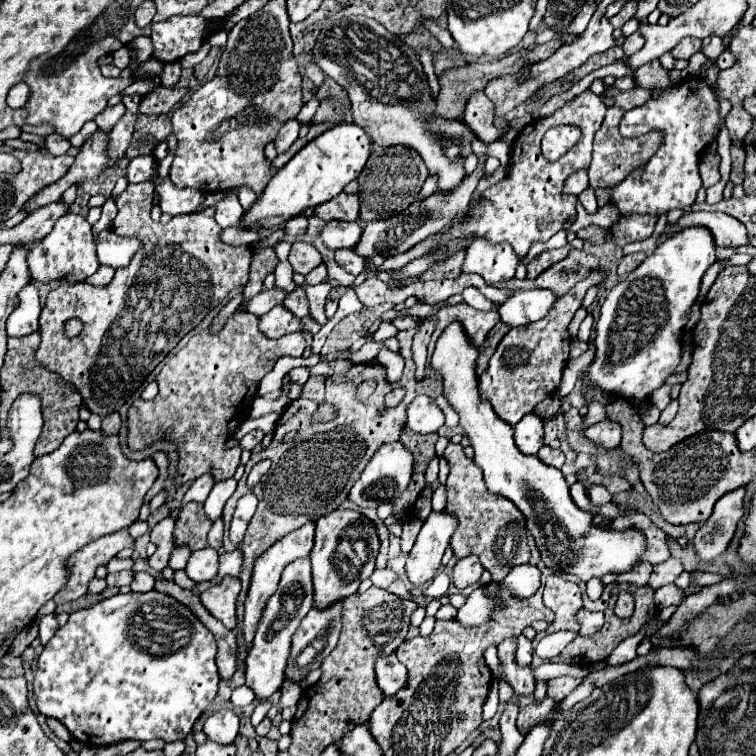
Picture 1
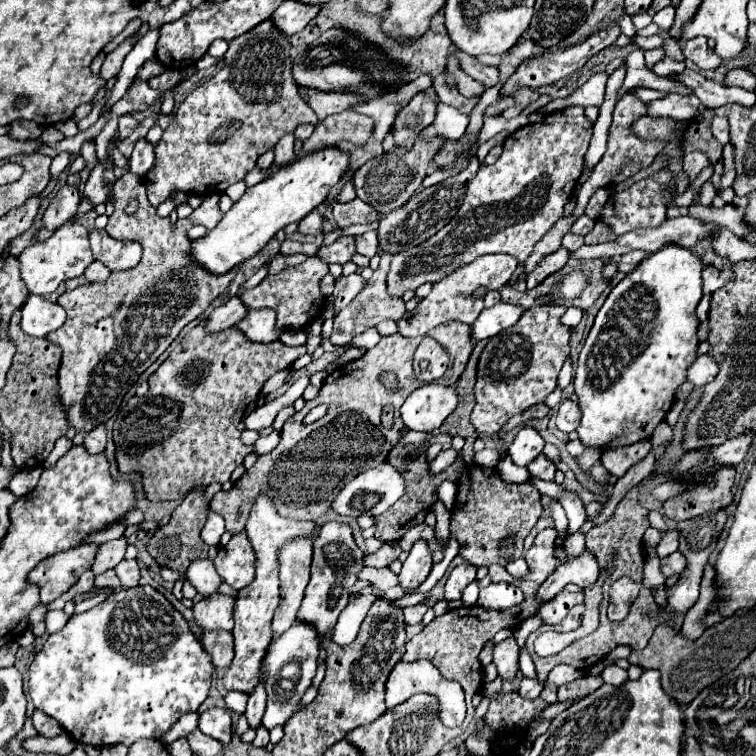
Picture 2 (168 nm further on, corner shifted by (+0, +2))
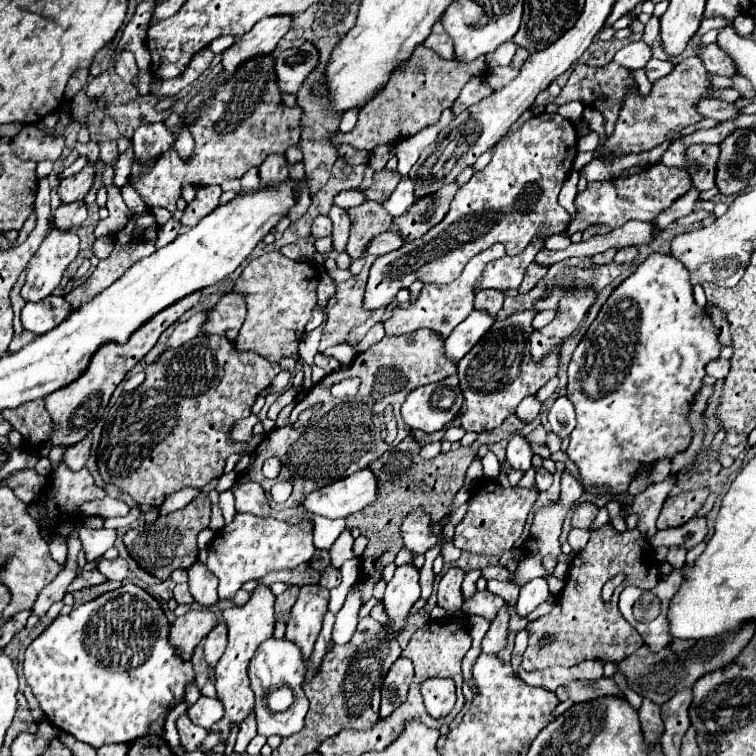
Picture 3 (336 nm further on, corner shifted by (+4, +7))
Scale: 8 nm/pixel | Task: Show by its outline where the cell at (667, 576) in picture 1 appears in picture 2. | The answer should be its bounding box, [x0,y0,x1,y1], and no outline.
[660,551,686,577]

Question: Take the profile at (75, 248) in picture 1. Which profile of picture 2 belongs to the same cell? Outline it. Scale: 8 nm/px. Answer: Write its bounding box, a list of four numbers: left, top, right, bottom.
[18,221,94,295]

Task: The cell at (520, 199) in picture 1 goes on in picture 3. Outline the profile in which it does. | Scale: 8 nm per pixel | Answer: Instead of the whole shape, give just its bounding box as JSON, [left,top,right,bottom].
[364,114,576,310]

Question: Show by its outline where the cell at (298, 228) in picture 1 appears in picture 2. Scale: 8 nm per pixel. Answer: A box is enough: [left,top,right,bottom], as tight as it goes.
[298,211,322,235]

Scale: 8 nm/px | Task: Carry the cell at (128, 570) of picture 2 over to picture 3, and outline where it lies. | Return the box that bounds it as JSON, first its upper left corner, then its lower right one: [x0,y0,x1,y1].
[96,558,128,580]

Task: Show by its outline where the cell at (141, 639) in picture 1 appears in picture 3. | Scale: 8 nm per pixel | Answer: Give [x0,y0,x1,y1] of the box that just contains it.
[24,584,194,748]

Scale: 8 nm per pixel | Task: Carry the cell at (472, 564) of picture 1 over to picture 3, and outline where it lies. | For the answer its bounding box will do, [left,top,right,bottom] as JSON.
[438,568,464,614]

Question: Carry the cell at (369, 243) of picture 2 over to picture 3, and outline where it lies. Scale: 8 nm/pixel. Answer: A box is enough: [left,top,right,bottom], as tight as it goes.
[366,232,404,256]

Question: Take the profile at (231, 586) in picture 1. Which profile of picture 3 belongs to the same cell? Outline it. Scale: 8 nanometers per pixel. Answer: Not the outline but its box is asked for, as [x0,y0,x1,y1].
[168,608,218,662]

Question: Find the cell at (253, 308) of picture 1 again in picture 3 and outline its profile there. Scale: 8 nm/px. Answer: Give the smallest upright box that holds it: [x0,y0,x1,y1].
[166,312,206,348]

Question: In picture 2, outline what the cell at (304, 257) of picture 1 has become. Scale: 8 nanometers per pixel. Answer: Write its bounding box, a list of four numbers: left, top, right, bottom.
[238,257,328,329]

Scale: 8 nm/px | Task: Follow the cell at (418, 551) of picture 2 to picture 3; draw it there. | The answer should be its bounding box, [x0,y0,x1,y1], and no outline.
[382,566,420,640]

